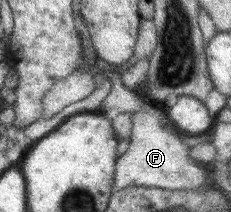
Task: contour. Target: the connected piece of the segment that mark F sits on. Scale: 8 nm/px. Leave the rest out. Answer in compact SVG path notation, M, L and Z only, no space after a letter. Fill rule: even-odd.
M142 95L142 105L138 111L130 114L132 135L128 149L117 159L117 167L113 171L113 189L118 191L128 186L146 186L167 190L184 190L185 192L199 192L206 186L206 173L200 167L200 162L188 157L190 145L176 139L168 133L162 125L164 113L156 109L150 100Z

